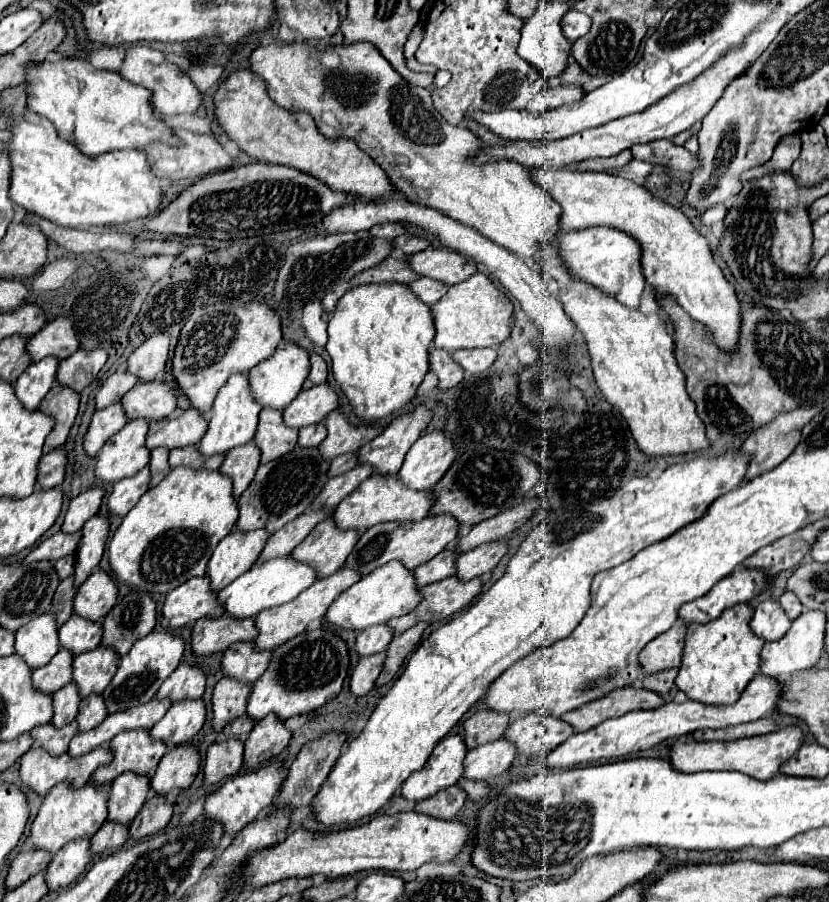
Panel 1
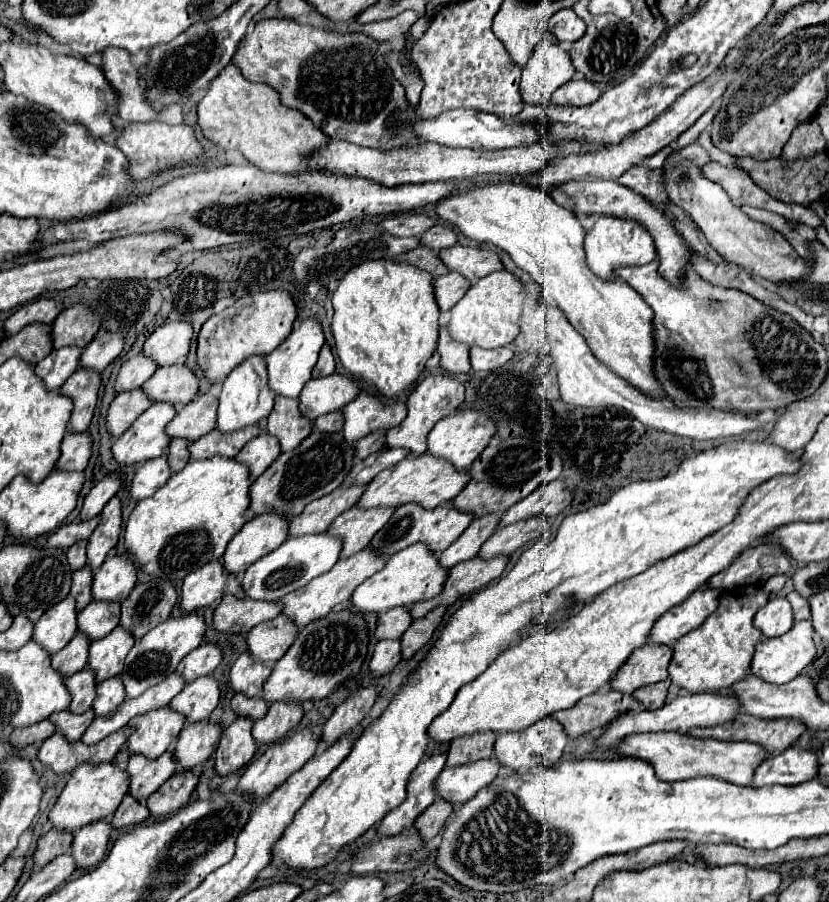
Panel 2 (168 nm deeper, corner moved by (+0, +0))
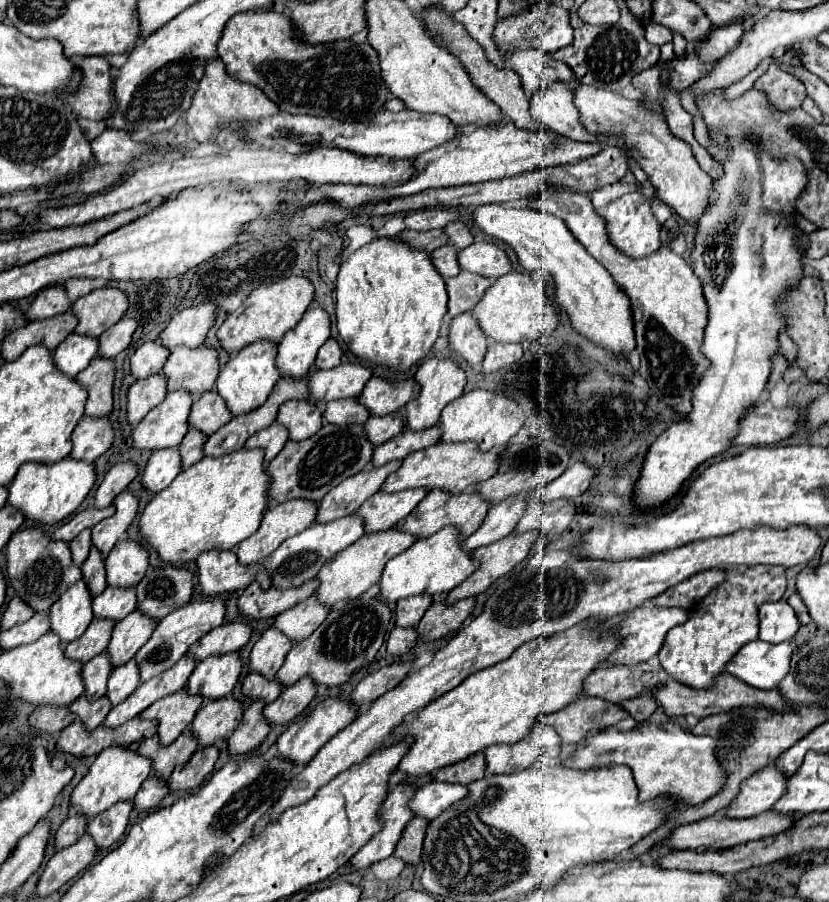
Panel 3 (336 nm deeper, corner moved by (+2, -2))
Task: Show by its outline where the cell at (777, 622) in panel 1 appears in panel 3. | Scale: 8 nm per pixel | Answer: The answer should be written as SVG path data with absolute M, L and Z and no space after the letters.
M784 600L764 604L758 610L758 618L760 618L760 636L758 638L770 644L790 640L796 634L796 630L800 628L800 622L794 610Z

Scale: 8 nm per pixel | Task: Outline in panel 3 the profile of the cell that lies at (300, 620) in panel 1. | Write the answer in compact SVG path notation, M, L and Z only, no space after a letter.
M392 528L388 532L382 532L382 534L378 532L376 536L362 536L356 544L348 546L344 552L338 552L332 560L328 560L328 564L324 564L324 568L316 576L316 580L320 584L314 592L314 596L326 608L334 606L338 600L358 598L362 592L366 592L370 586L374 586L380 580L380 574L382 574L386 562L390 558L394 558L396 554L404 552L414 542L416 542L416 538L412 534L398 532L396 528Z

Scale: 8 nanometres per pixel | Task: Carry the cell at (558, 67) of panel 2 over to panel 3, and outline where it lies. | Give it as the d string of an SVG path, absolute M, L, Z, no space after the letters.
M564 82L546 84L540 92L534 92L530 96L530 112L538 124L556 130L562 136L572 140L588 140L590 136L578 120L570 86Z

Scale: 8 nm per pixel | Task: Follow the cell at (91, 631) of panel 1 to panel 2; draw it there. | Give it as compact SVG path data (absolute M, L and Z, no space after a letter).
M92 600L78 614L78 630L84 632L90 640L104 638L118 626L120 604L118 602L98 602Z

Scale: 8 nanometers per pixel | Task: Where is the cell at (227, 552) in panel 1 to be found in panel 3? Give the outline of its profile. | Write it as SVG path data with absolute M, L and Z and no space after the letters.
M290 500L288 504L276 504L270 506L264 512L262 524L252 534L252 538L246 538L238 550L238 562L240 564L260 564L264 562L286 538L296 536L304 528L308 528L314 520L316 504L304 504L304 500Z

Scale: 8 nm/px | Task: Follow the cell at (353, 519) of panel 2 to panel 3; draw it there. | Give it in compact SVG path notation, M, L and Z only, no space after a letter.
M414 488L414 490L404 490L396 494L386 494L386 492L376 492L372 498L368 498L356 514L364 522L366 534L374 532L384 532L394 528L404 516L416 508L416 504L426 496L428 492Z

